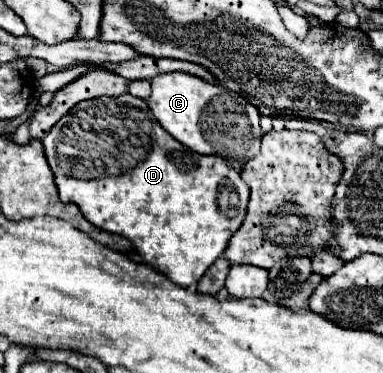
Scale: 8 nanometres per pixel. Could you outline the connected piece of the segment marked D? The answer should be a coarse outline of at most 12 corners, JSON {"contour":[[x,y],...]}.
{"contour":[[131,94],[43,138],[59,198],[187,288],[249,186]]}

